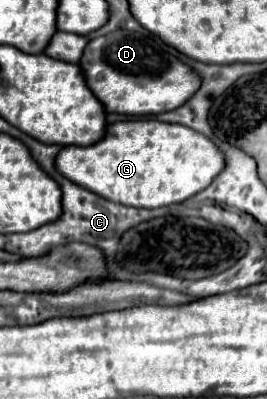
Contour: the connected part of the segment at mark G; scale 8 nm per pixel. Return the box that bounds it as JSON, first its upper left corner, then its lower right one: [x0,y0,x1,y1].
[55,119,223,209]

